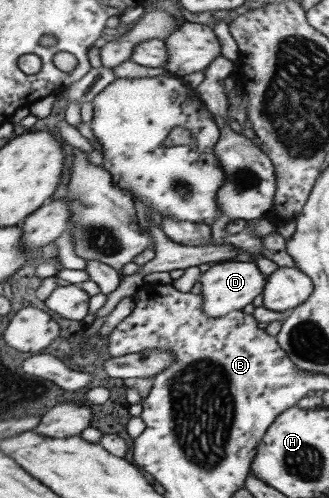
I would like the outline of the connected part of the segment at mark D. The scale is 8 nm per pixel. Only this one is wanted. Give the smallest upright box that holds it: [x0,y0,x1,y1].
[199,258,266,319]

